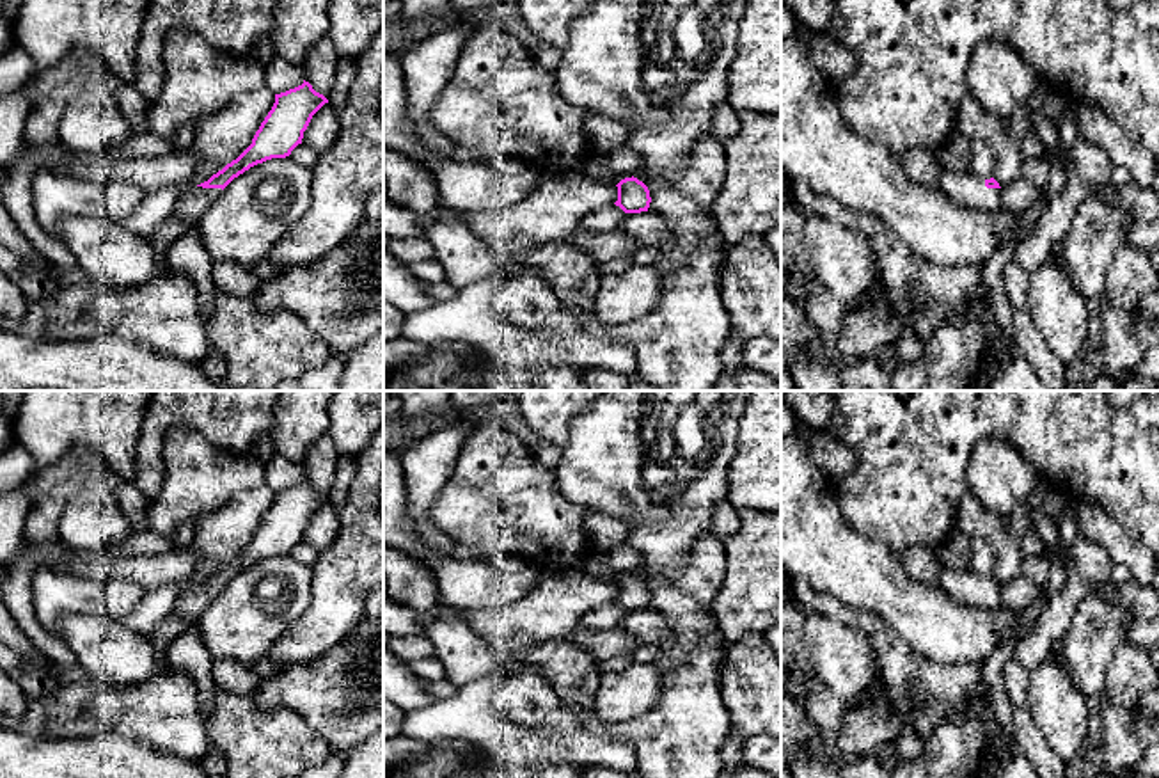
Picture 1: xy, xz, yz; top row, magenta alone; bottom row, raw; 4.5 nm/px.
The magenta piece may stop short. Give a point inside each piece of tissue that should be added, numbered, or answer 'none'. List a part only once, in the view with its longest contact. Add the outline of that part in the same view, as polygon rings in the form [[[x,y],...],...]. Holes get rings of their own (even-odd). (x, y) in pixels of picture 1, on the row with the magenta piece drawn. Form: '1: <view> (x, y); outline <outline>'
1: xy (190, 205); outline [[[188,188],[177,197],[172,215],[181,220],[186,229],[197,227],[204,210],[211,206],[211,202],[217,201],[222,192],[222,188]]]

